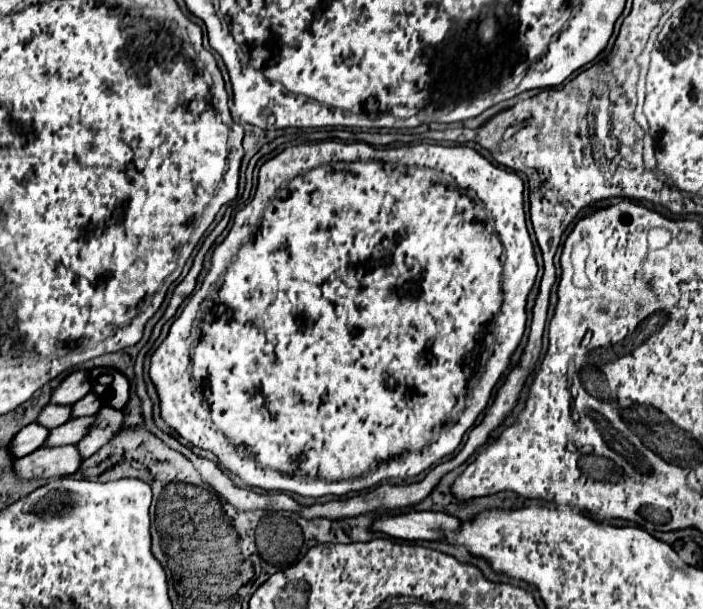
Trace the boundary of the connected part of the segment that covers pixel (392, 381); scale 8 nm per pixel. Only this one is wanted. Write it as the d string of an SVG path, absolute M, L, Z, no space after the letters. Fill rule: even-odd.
M327 140L327 141L321 141L321 142L316 142L316 143L312 143L312 145L308 145L308 143L302 143L302 144L299 144L299 145L296 145L296 147L288 147L288 149L284 149L284 151L282 151L282 153L280 153L280 155L276 155L276 157L274 157L274 159L270 159L270 161L266 161L266 163L264 163L264 165L262 165L262 167L260 167L260 177L258 177L258 191L256 191L256 195L254 195L254 199L252 199L252 203L250 203L250 205L246 205L246 207L244 207L244 209L242 209L242 211L238 211L238 213L236 213L236 219L234 219L234 227L232 227L232 229L230 229L230 233L228 233L228 237L226 237L226 241L224 241L224 243L222 243L222 245L218 245L218 247L216 247L216 251L214 251L214 257L212 257L212 269L210 269L210 271L208 271L208 275L206 275L206 277L204 277L204 283L202 283L202 287L200 287L200 291L196 291L196 293L194 293L194 295L192 295L192 297L190 297L190 301L188 301L188 305L186 305L186 307L184 307L184 311L182 311L182 313L180 313L180 317L178 317L178 319L176 319L176 321L174 321L174 322L173 322L173 323L172 323L172 327L170 327L170 333L168 333L168 337L166 337L166 339L164 339L164 341L162 341L162 345L160 345L160 347L158 347L158 349L156 349L156 351L154 351L154 355L152 355L152 365L150 365L150 377L152 377L152 381L154 381L154 385L156 385L156 391L158 391L158 395L160 395L160 409L162 409L162 419L164 419L164 421L166 421L166 423L168 423L168 425L170 425L170 427L174 427L174 429L176 429L176 431L178 431L178 433L180 433L180 435L182 435L182 437L184 437L184 439L188 439L188 441L190 441L190 443L192 443L192 445L194 445L194 447L200 447L200 449L206 449L206 451L212 451L212 453L216 453L216 455L218 455L218 459L220 459L220 463L222 463L222 465L224 465L224 467L226 467L226 469L230 469L230 471L232 471L232 473L234 473L234 475L238 475L238 477L240 477L240 479L242 479L242 481L244 481L244 483L248 483L248 485L250 485L250 487L260 487L260 489L264 489L264 491L282 491L282 493L296 493L296 495L304 495L304 497L322 497L322 495L346 495L346 493L352 493L352 491L362 491L362 489L368 489L368 487L374 487L374 485L376 485L376 483L378 483L378 481L382 481L382 479L396 479L396 477L398 477L398 479L408 479L408 477L416 477L416 475L418 475L418 473L422 473L422 471L424 471L424 469L428 469L428 467L430 467L430 465L432 465L432 463L436 463L436 461L440 461L440 459L442 459L442 457L446 457L446 455L450 455L450 453L452 453L452 451L454 451L454 449L456 449L456 447L458 447L458 445L460 445L460 441L462 441L462 437L464 437L464 433L466 433L466 431L468 431L468 429L470 429L470 427L472 427L472 425L474 425L474 421L476 421L476 417L478 417L478 415L480 415L480 411L482 411L482 409L486 409L486 407L488 407L488 401L490 401L490 393L492 393L492 389L494 389L494 385L496 385L496 383L498 383L498 379L500 379L500 377L502 377L502 373L506 373L506 371L508 371L508 367L510 367L510 363L512 363L512 361L510 361L510 357L512 357L512 353L514 353L514 351L516 351L516 347L518 347L518 343L520 343L520 339L522 339L522 335L524 335L524 329L526 329L526 297L528 297L528 293L530 293L530 289L532 289L532 287L534 287L534 281L536 281L536 273L538 273L538 265L536 265L536 259L534 259L534 247L532 247L532 249L530 249L530 245L532 245L532 241L530 241L530 235L528 235L528 229L526 229L526 215L524 215L524 197L522 197L522 193L524 193L524 181L522 181L522 179L520 179L520 177L518 177L518 175L516 175L516 173L514 173L514 171L510 171L510 169L502 169L502 167L498 167L498 165L492 165L492 163L490 163L490 161L488 161L488 159L484 159L484 157L482 157L482 155L480 155L480 153L476 153L476 151L474 151L474 149L470 149L470 147L464 147L464 145L460 145L460 147L455 147L455 146L456 146L456 145L455 145L455 144L456 144L456 143L450 143L450 141L445 141L445 142L443 142L443 143L442 143L442 144L439 144L439 143L435 143L435 142L428 142L428 141L419 141L419 142L424 142L424 143L420 143L420 145L408 145L408 147L396 147L396 149L394 149L394 147L388 147L388 149L380 149L380 147L378 147L378 149L376 149L376 147L372 147L372 145L366 145L366 143L363 143L363 142L353 142L353 143L350 143L350 144L348 144L348 143L342 143L342 142L338 142L338 141L335 141L335 140ZM488 335L492 335L492 337L494 337L494 343L492 343L492 349L490 349L490 351L492 351L492 353L490 353L490 357L488 357L488 359L484 359L484 349L486 349L486 345L484 345L484 343L486 343L486 341L484 341L484 339L486 339L486 337L488 337Z

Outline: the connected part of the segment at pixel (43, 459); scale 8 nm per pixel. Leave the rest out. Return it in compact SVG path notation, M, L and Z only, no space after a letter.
M78 445L40 447L34 453L16 459L16 475L22 479L50 479L74 475L82 465Z

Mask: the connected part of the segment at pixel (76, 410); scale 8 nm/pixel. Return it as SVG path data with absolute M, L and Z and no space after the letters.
M88 393L84 399L72 405L72 417L84 417L84 415L96 415L102 409L102 401L96 399L96 393Z

